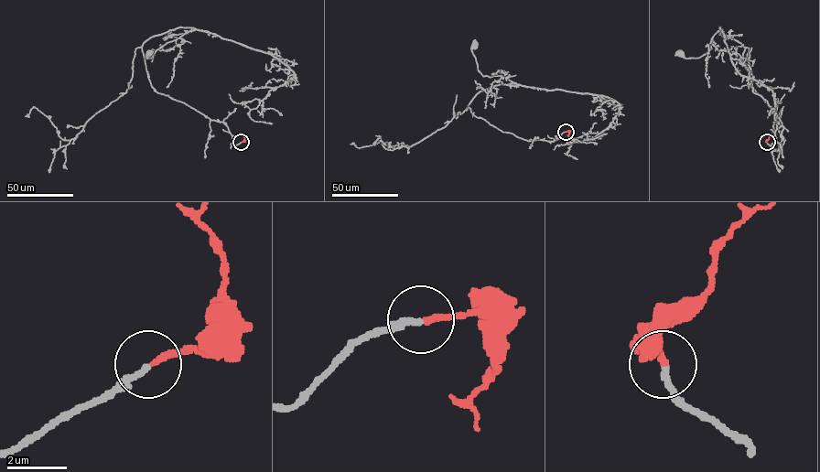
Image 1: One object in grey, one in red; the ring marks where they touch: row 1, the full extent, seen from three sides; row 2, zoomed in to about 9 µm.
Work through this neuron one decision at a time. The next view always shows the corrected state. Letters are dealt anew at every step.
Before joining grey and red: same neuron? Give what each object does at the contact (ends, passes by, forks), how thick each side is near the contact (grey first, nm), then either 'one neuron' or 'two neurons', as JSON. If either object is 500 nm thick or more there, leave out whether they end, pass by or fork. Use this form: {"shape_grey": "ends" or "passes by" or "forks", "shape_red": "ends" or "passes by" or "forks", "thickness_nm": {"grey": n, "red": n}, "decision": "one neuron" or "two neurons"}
{"shape_grey": "ends", "shape_red": "ends", "thickness_nm": {"grey": 200, "red": 200}, "decision": "one neuron"}

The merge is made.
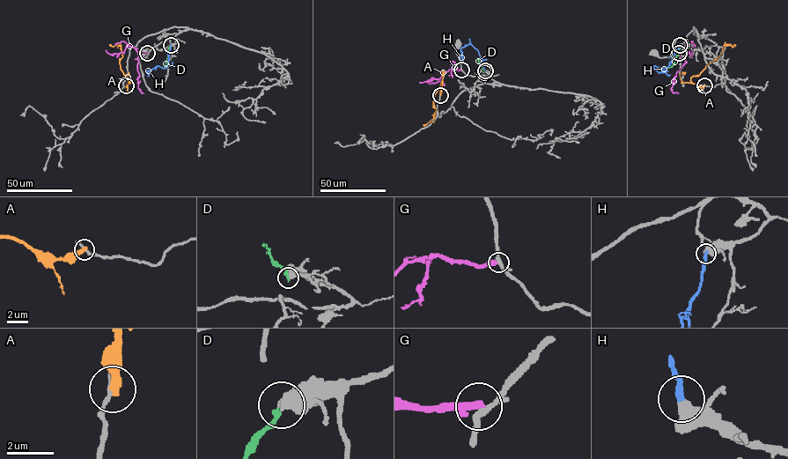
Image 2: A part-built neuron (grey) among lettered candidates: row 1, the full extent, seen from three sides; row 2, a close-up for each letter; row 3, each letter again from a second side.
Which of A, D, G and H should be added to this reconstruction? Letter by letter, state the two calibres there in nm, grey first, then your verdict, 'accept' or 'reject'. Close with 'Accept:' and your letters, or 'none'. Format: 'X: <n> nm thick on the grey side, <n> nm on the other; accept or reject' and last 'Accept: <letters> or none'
A: 240 nm thick on the grey side, 380 nm on the other; reject
D: 550 nm thick on the grey side, 240 nm on the other; reject
G: 280 nm thick on the grey side, 360 nm on the other; reject
H: 550 nm thick on the grey side, 300 nm on the other; accept
Accept: H

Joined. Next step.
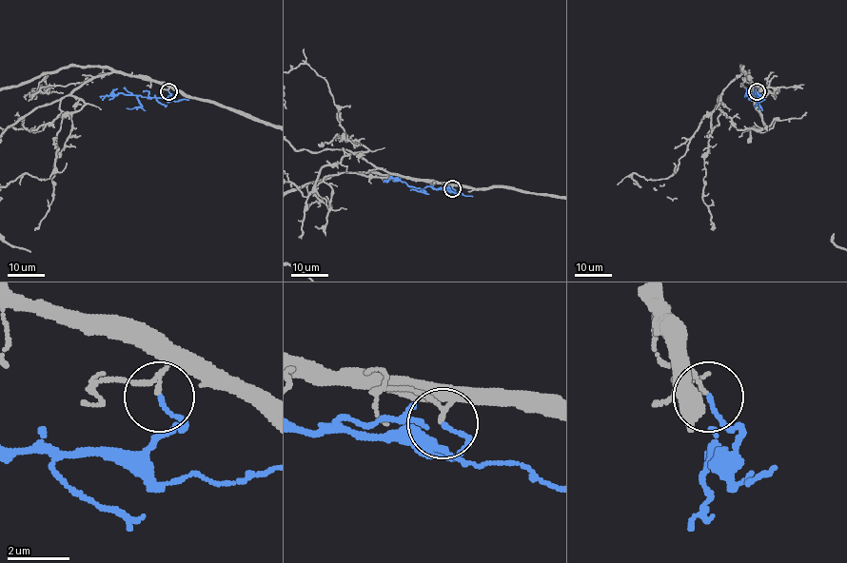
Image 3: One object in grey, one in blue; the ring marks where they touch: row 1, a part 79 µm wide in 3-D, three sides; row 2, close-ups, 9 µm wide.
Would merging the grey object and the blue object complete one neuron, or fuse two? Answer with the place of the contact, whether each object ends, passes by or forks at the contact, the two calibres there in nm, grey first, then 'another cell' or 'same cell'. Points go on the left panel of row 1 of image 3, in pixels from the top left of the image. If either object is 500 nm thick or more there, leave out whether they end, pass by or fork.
at (168, 91); grey passes by; blue ends there; 100 nm thick on the grey side, 130 nm on the other; same cell

